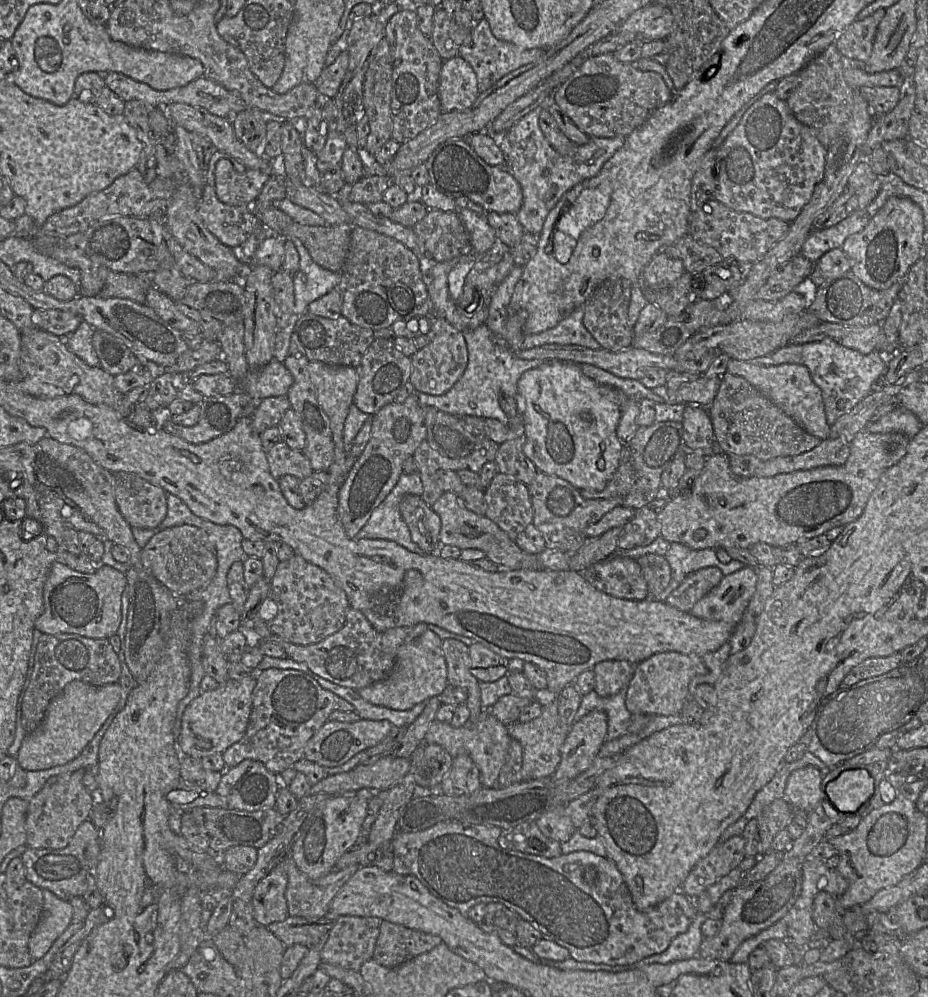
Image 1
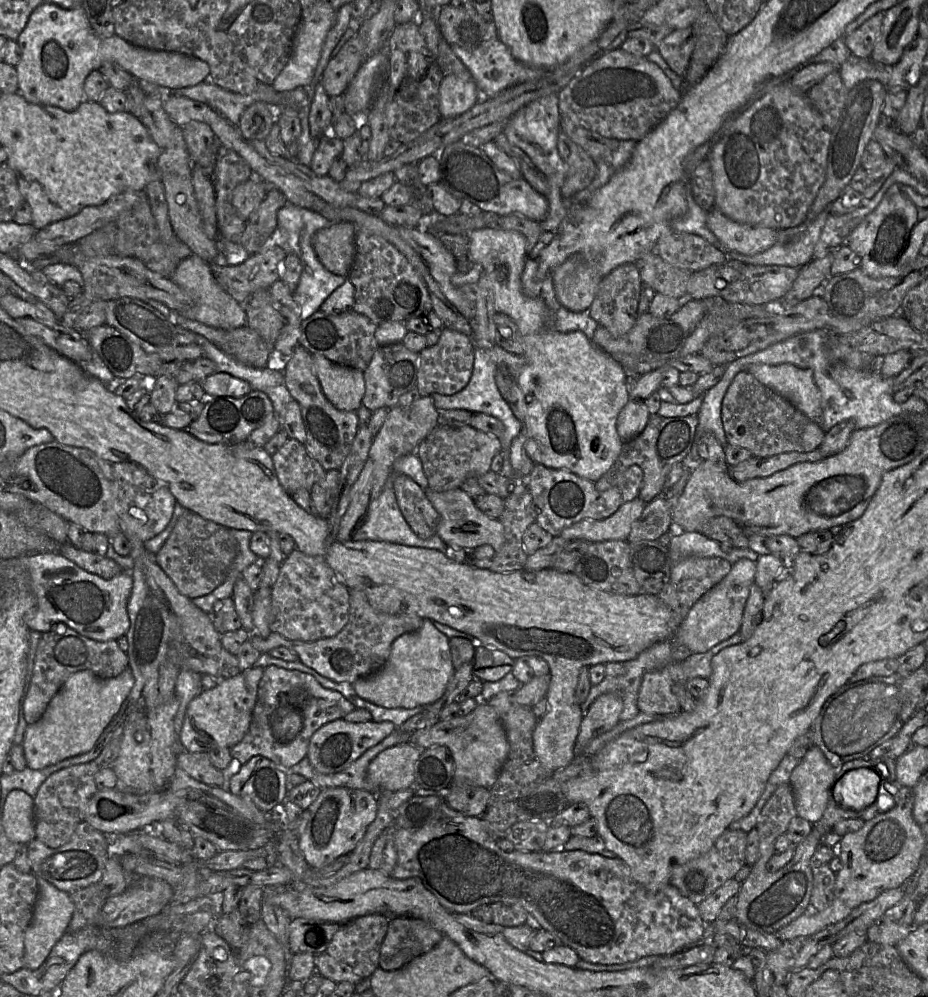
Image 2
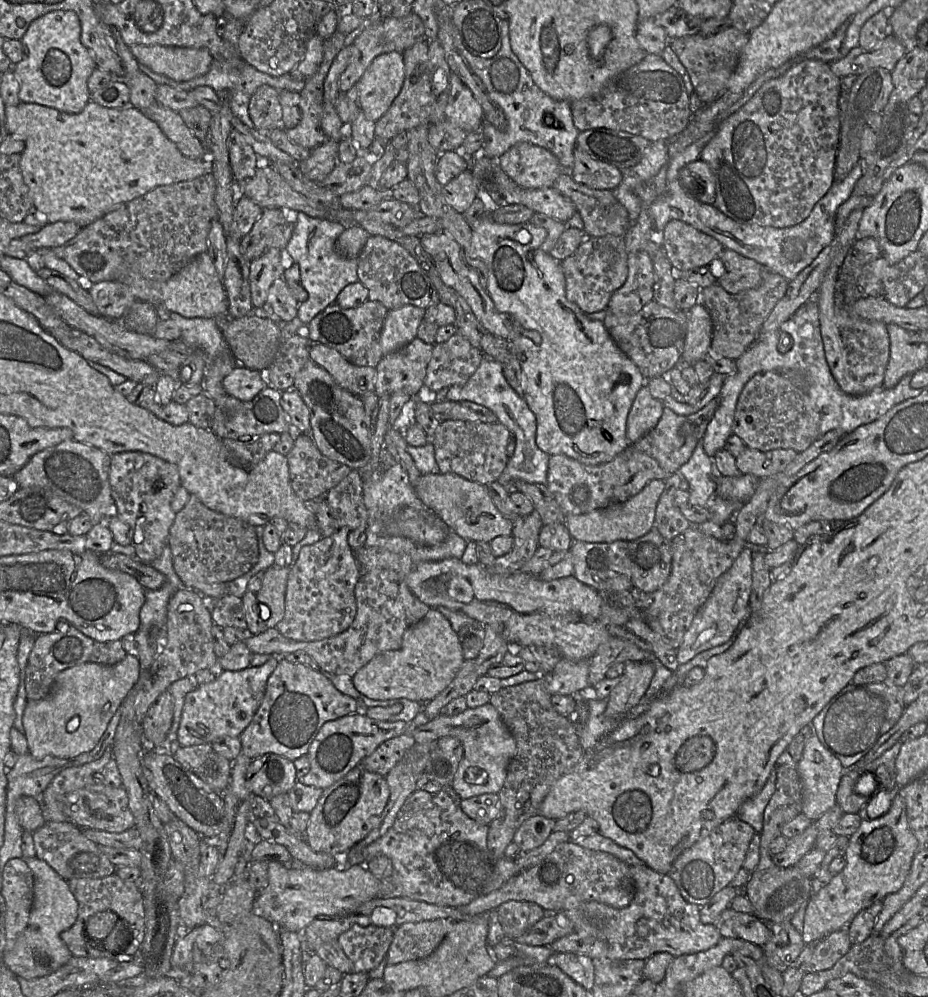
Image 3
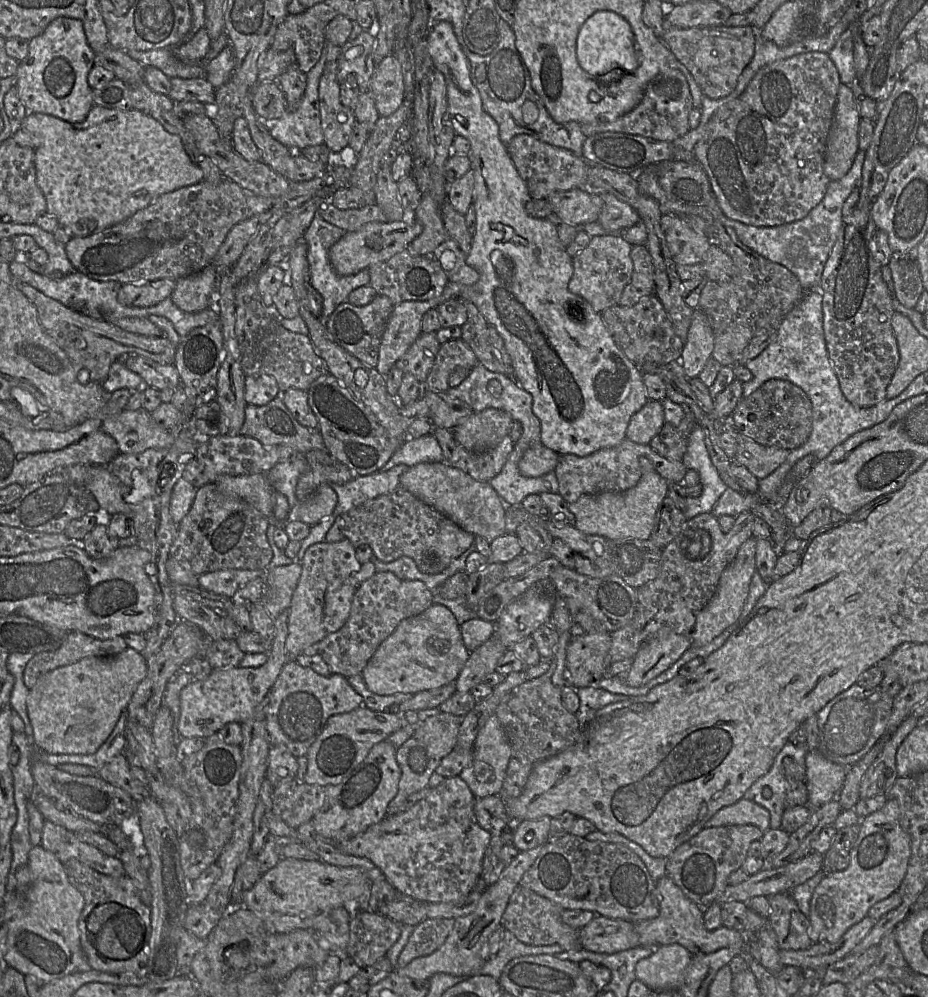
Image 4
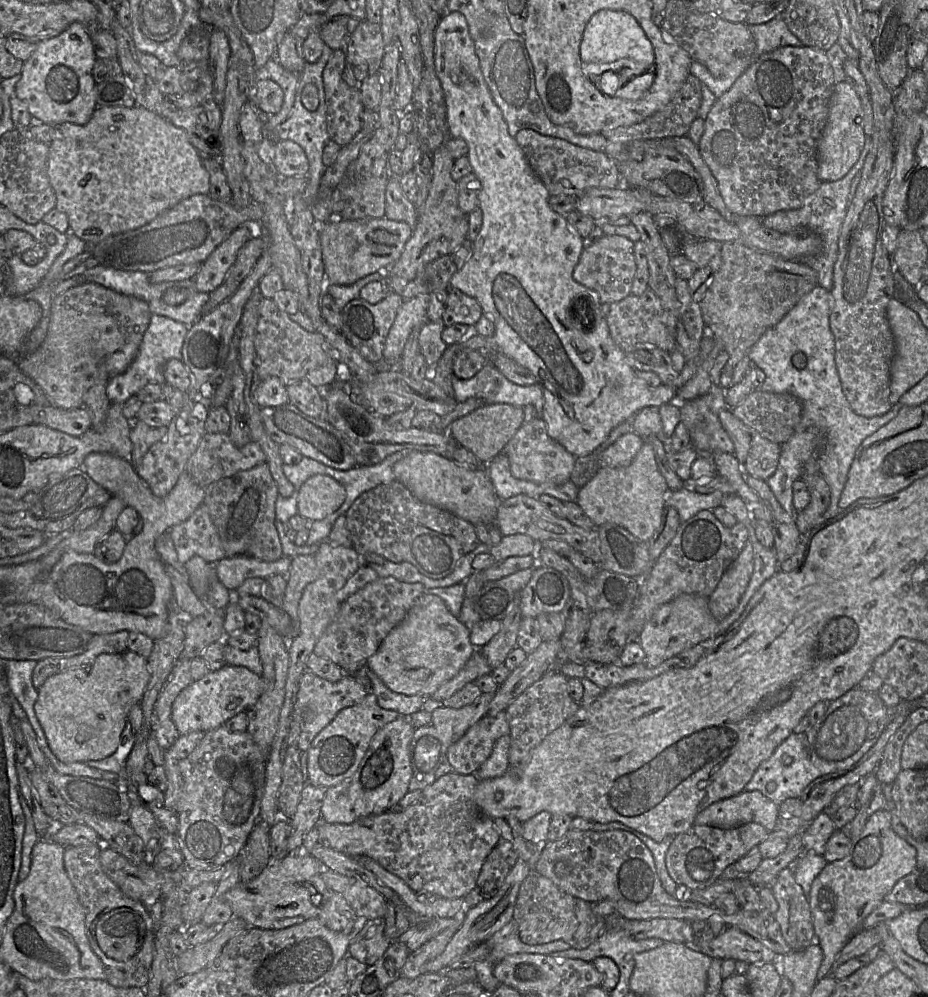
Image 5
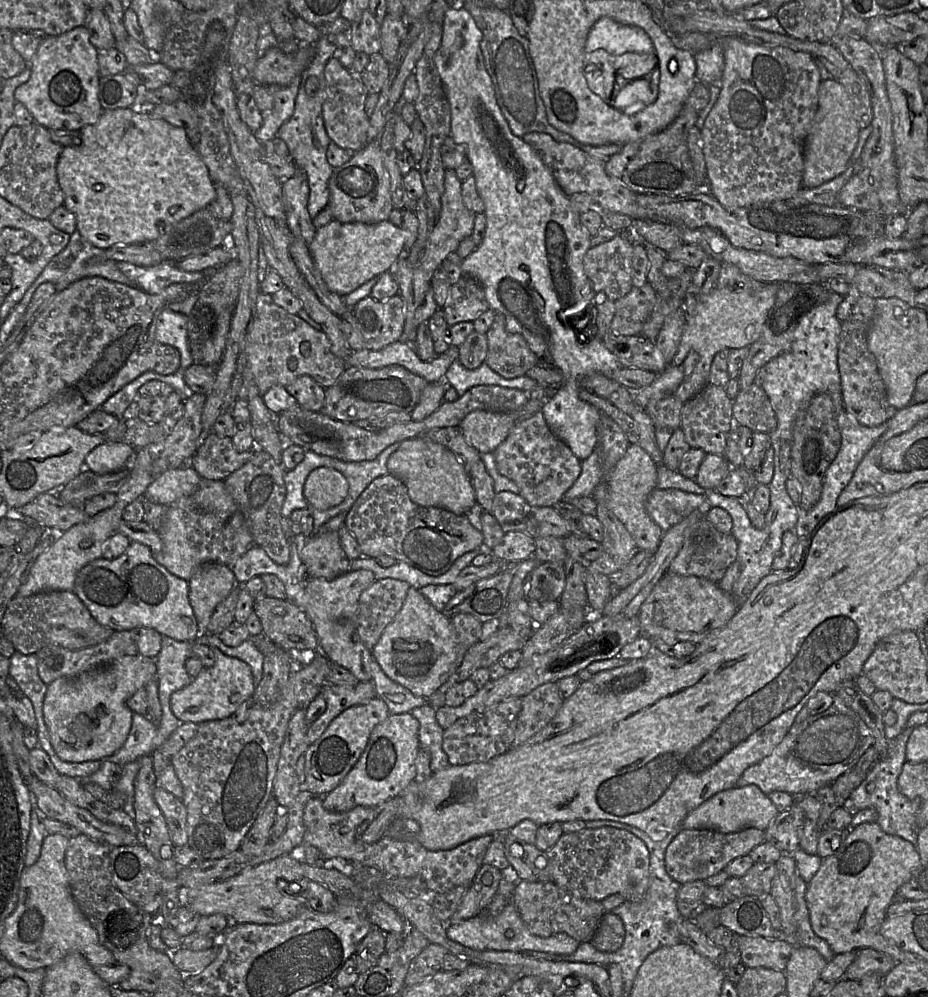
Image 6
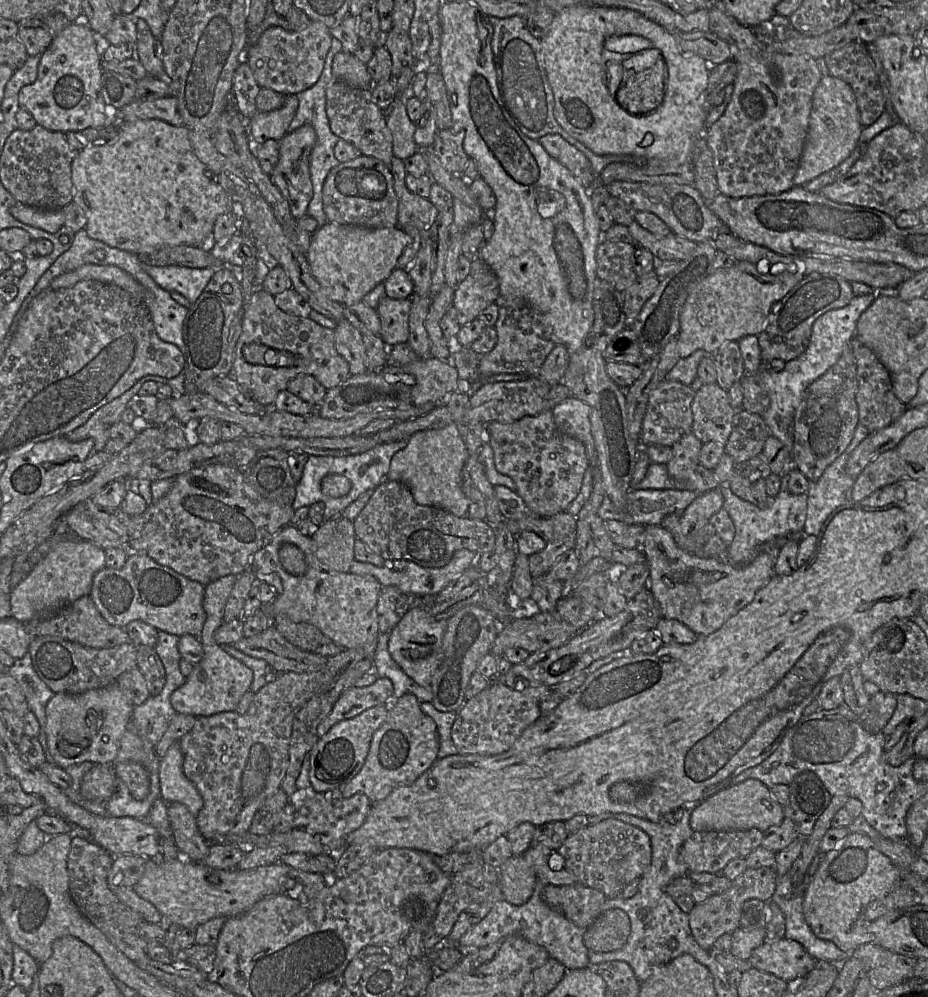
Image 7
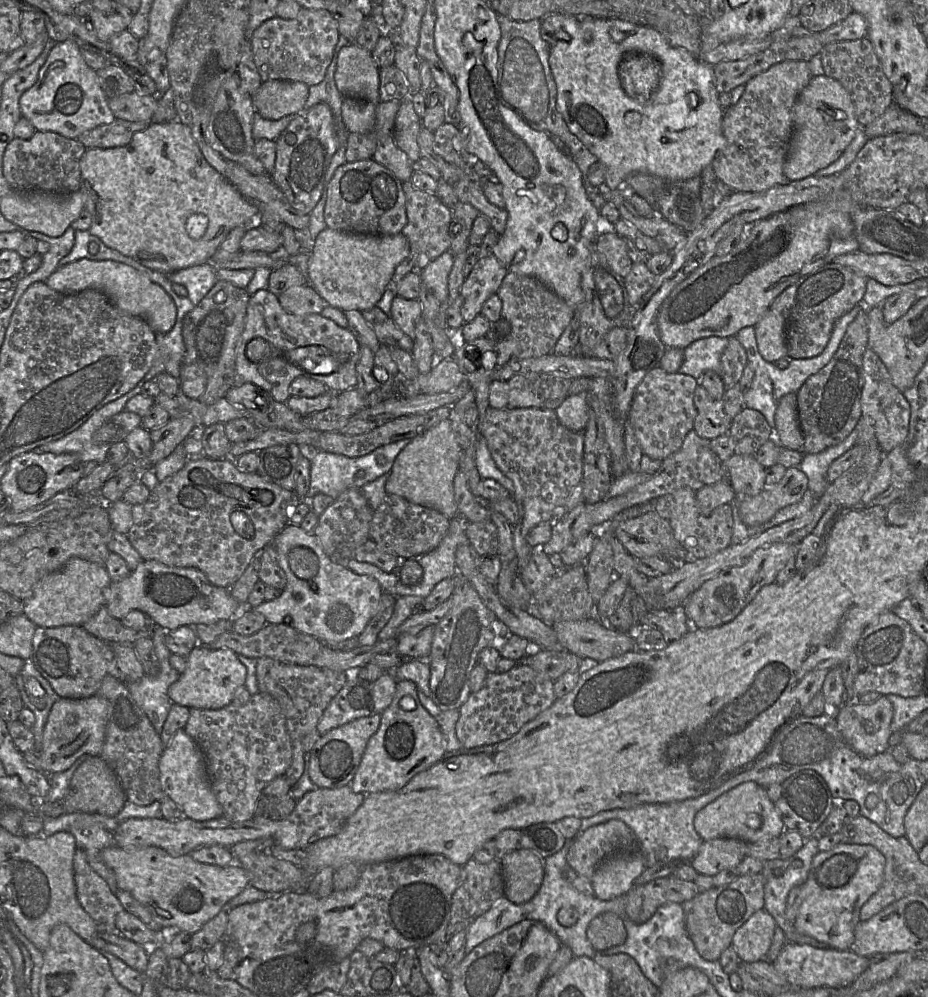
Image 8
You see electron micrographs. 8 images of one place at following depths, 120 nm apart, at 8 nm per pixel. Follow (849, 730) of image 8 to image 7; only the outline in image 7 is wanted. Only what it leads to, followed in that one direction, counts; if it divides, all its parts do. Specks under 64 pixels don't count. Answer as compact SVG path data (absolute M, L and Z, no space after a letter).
M879 691L870 697L868 708L859 716L862 726L870 733L882 732L896 708L896 696Z

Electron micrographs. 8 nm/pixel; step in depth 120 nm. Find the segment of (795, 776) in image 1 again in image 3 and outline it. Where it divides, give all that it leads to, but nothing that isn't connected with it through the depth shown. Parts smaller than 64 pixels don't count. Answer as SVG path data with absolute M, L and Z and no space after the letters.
M814 732L805 744L796 769L802 784L801 812L814 822L836 804L836 792L844 768L839 759L822 745L816 732Z

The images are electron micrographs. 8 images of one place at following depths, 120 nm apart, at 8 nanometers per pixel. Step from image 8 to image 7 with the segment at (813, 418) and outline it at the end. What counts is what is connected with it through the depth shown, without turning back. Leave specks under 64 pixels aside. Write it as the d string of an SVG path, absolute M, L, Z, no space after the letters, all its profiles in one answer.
M850 343L838 361L803 392L792 423L792 465L809 482L817 481L849 445L859 424L855 396L858 388L857 365Z

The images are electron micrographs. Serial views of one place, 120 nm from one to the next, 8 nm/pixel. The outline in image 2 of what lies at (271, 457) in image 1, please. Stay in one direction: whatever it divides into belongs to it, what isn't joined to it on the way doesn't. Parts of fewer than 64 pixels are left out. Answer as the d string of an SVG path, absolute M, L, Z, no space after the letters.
M288 439L272 456L279 483L292 495L299 490L308 490L322 479L327 471L311 458L305 445L295 439Z

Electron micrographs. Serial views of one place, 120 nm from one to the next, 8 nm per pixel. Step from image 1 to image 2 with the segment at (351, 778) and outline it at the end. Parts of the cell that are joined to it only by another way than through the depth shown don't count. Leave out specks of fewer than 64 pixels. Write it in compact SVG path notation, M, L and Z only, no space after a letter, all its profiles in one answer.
M400 743L380 752L369 764L368 780L377 784L380 790L397 792L405 790L414 784L417 762L422 749L412 743Z

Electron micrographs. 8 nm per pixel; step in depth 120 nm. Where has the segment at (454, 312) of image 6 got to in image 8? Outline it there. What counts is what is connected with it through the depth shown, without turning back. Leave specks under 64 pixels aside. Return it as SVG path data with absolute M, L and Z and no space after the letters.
M494 255L478 258L460 289L463 298L461 313L465 323L471 322L481 313L483 304L498 292L507 273L506 267Z

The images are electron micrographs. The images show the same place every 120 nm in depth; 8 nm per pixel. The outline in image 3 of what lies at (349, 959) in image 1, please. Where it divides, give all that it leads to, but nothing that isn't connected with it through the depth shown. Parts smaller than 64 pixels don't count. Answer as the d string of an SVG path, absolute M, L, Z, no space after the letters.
M354 924L338 938L345 955L353 964L353 972L368 973L386 957L396 927Z

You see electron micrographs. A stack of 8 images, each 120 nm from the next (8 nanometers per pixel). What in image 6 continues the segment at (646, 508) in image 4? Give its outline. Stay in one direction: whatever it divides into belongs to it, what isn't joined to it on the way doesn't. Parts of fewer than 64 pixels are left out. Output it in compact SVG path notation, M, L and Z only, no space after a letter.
M630 444L624 456L605 475L592 495L597 503L606 501L606 506L627 528L638 550L645 550L653 554L659 547L664 534L664 531L652 520L646 510L647 498L656 489L656 483L657 465L642 447Z

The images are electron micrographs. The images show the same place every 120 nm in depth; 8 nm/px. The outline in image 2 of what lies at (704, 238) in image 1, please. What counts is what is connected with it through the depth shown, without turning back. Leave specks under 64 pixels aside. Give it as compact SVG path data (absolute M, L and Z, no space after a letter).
M709 210L706 225L726 252L755 255L772 247L778 230L736 222L719 210Z

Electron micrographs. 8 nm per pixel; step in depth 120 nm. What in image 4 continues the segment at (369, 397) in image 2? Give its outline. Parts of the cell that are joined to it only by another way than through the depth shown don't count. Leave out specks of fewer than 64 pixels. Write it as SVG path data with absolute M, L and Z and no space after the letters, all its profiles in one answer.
M435 332L421 333L394 367L399 368L403 373L414 375L420 383L424 383L440 345Z

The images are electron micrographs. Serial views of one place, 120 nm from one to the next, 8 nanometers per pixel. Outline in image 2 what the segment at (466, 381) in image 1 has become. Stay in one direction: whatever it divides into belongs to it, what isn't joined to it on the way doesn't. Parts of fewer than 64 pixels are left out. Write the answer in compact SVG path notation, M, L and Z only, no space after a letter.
M497 345L491 349L475 349L473 372L469 383L465 388L453 395L432 395L434 405L438 410L460 409L471 413L484 413L497 418L503 424L504 438L502 439L501 446L502 449L505 450L505 461L499 473L513 479L526 479L520 476L515 476L516 474L513 472L508 458L511 443L521 432L522 423L514 415L510 405L499 392L495 376L498 368L503 366L509 371L511 376L514 377L514 381L517 382L517 376L520 374L521 368L524 366L524 362L525 360L523 356L509 353Z

